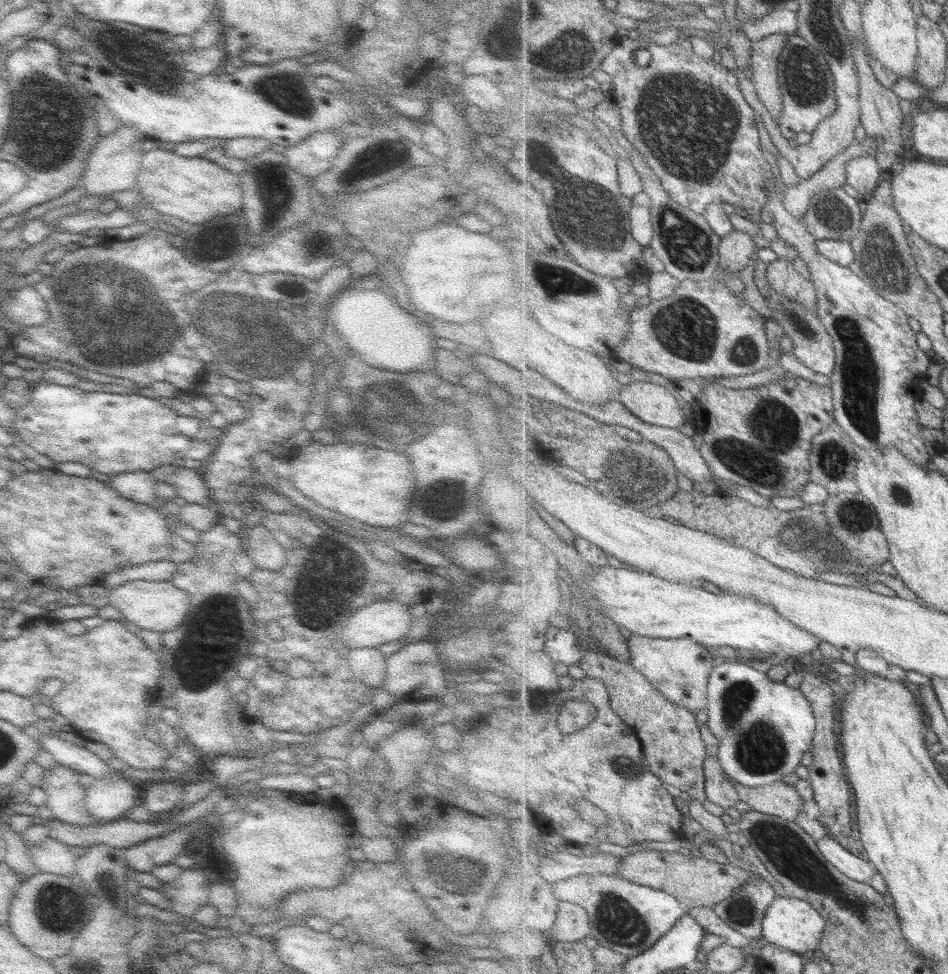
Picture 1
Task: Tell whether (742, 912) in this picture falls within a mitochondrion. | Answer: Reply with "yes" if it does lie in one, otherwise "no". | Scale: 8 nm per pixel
yes

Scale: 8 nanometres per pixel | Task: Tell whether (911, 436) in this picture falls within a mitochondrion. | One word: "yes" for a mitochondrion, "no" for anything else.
no

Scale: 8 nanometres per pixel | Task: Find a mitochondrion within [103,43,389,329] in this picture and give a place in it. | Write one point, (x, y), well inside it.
(287, 99)

